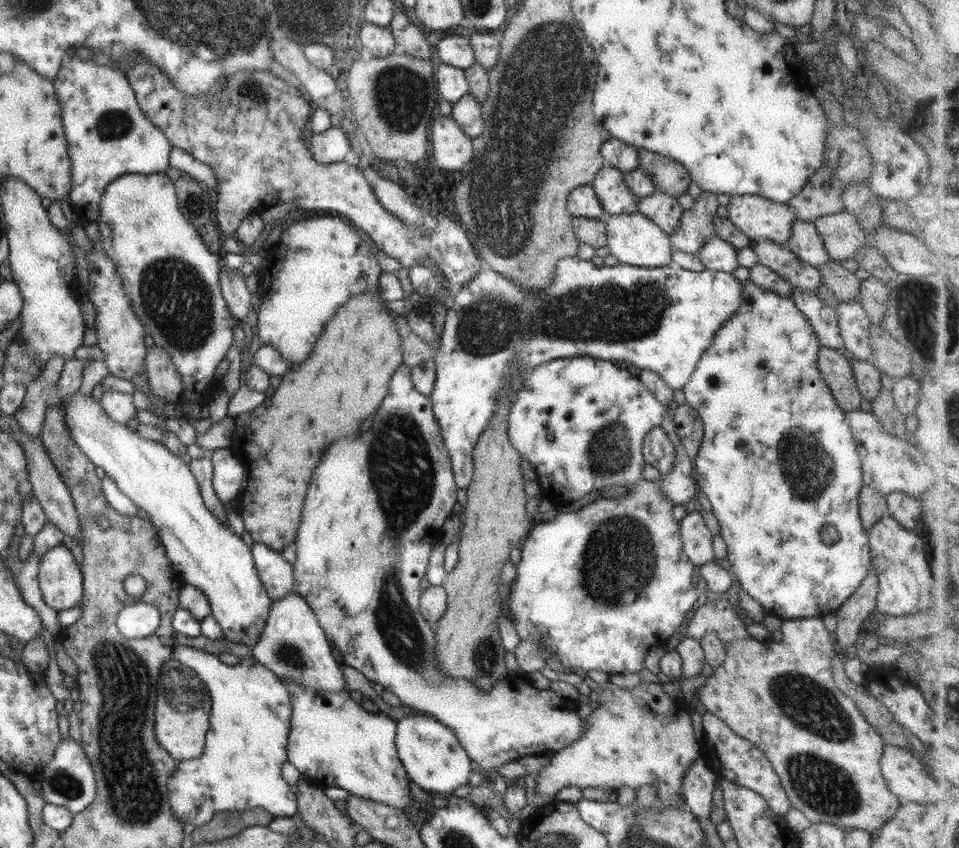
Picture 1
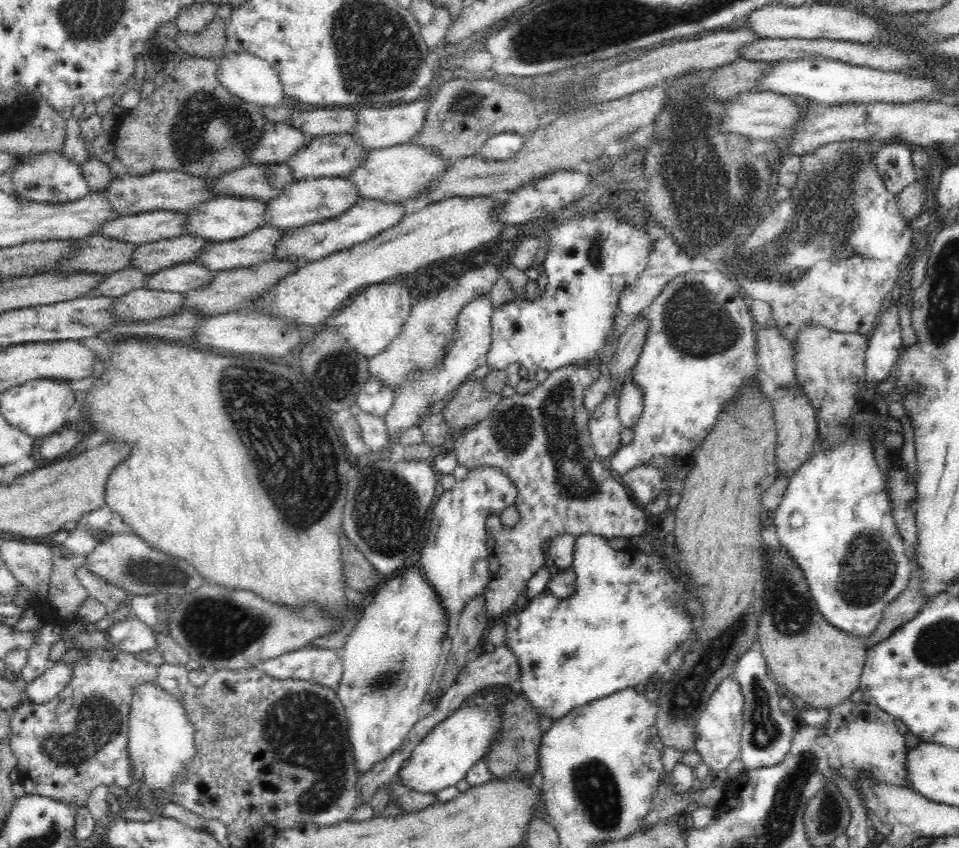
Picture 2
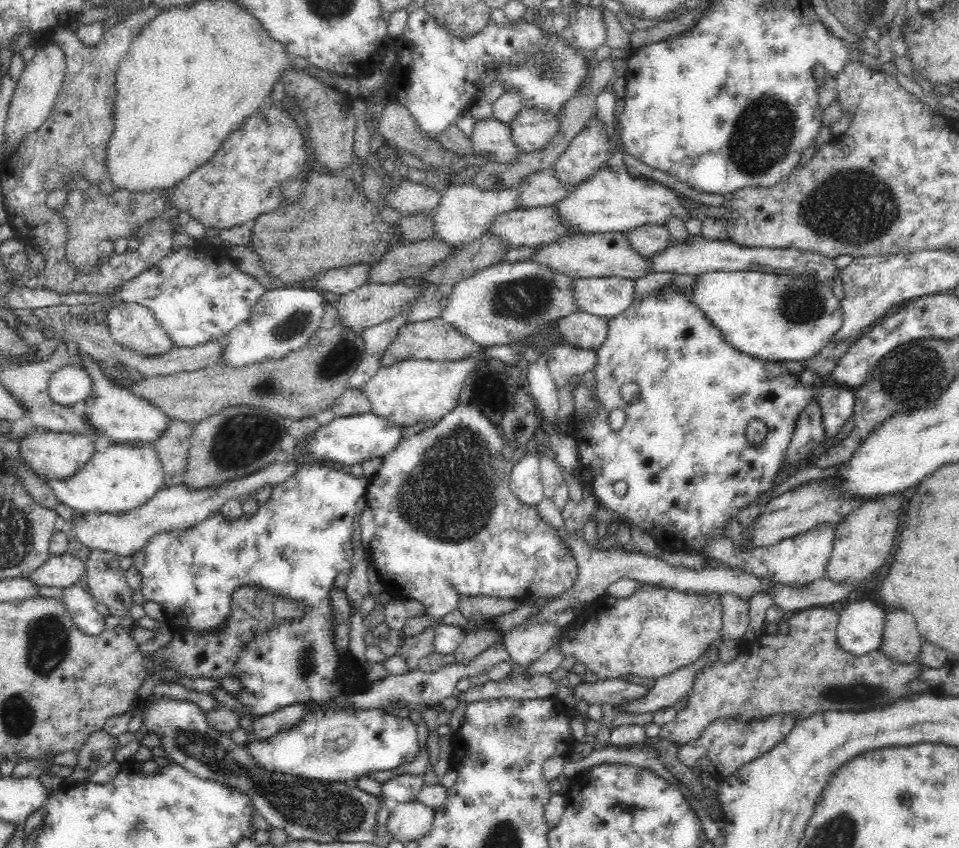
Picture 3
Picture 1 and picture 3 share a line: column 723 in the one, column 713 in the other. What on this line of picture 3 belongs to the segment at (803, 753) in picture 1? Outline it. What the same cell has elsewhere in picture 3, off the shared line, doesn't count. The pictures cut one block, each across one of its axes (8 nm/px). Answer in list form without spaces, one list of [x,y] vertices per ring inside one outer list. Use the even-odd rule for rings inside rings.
[[[659,586],[658,589],[644,588],[626,598],[601,597],[581,608],[582,616],[574,619],[572,626],[566,625],[549,649],[562,653],[564,658],[574,658],[586,671],[593,673],[599,681],[623,680],[627,676],[642,676],[659,680],[674,672],[698,663],[714,646],[720,637],[723,624],[723,606],[720,599],[695,597],[693,594],[671,591]],[[814,606],[795,611],[787,620],[788,632],[776,631],[772,635],[760,636],[761,647],[754,652],[742,652],[734,660],[714,660],[698,670],[692,688],[685,699],[686,706],[677,712],[676,718],[661,727],[659,739],[681,745],[693,741],[702,735],[713,723],[721,719],[738,719],[742,725],[752,725],[759,721],[768,721],[782,714],[794,717],[794,724],[809,720],[820,712],[866,712],[876,708],[894,706],[911,696],[910,683],[921,680],[923,666],[918,663],[899,664],[886,658],[880,651],[870,652],[862,657],[846,655],[837,645],[836,631],[839,612],[827,606]]]

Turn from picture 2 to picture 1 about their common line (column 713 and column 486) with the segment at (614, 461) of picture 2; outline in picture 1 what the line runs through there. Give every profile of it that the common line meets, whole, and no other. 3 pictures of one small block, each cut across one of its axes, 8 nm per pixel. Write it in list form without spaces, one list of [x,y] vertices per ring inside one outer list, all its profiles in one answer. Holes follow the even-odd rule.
[[[563,257],[557,261],[555,269],[555,276],[553,281],[547,287],[539,289],[538,291],[525,291],[523,287],[515,285],[511,279],[503,277],[494,270],[488,269],[479,271],[471,280],[454,294],[454,299],[447,307],[447,314],[445,316],[445,323],[440,335],[437,350],[432,352],[431,359],[434,362],[434,385],[429,394],[429,401],[431,401],[431,412],[437,425],[439,425],[439,435],[441,435],[441,443],[445,447],[447,455],[449,456],[449,464],[453,473],[454,482],[457,488],[467,488],[472,479],[472,453],[473,447],[477,442],[481,430],[487,426],[489,416],[493,412],[495,406],[495,398],[501,396],[503,384],[509,380],[509,366],[513,362],[517,362],[517,369],[515,372],[524,374],[527,370],[535,368],[538,364],[547,360],[555,360],[559,358],[571,358],[571,356],[591,356],[597,360],[607,360],[607,362],[629,362],[633,366],[637,366],[640,370],[651,370],[659,375],[659,378],[671,388],[671,390],[681,390],[684,384],[689,380],[699,357],[703,355],[705,349],[711,345],[711,339],[715,337],[715,331],[723,326],[724,322],[734,314],[735,309],[741,305],[741,287],[742,282],[739,282],[731,273],[717,272],[714,270],[703,269],[701,272],[691,272],[683,270],[677,263],[670,261],[665,266],[657,268],[629,266],[629,264],[616,263],[613,266],[603,265],[596,266],[591,261],[581,260],[577,257]]]

